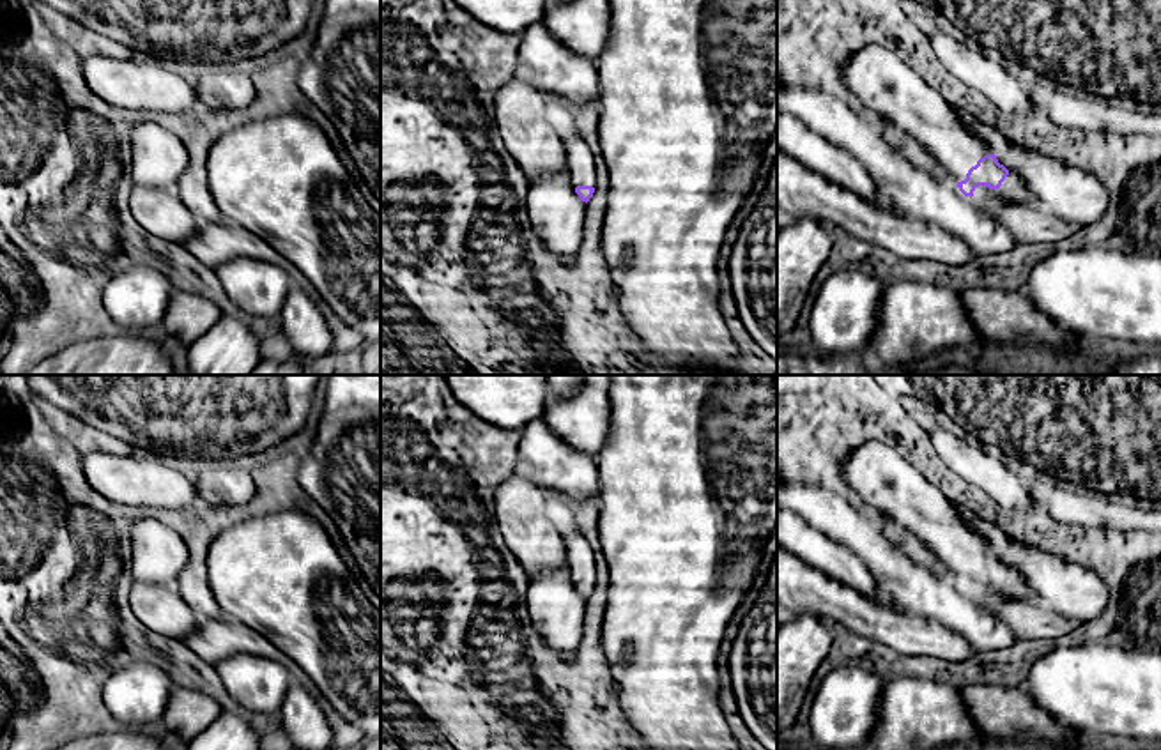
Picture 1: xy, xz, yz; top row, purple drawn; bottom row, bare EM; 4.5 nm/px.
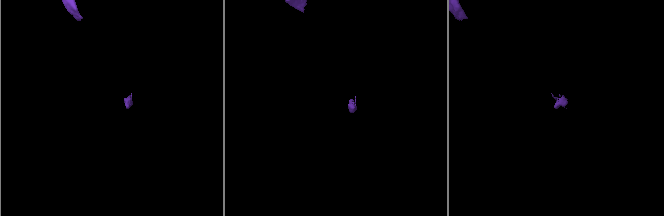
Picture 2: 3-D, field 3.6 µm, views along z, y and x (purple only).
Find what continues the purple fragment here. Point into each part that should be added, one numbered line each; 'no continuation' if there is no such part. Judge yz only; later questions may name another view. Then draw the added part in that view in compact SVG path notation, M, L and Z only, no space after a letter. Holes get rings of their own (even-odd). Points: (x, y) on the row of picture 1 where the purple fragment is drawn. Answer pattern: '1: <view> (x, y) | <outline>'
1: yz (885, 84) | M864 46L841 67L844 85L860 97L876 122L892 122L917 140L961 182L991 149L972 134L947 101L922 81L906 60L881 46Z
2: yz (1013, 188) | M1012 172L1005 177L998 189L989 189L986 186L979 186L973 191L972 200L982 203L986 200L1003 200L1003 202L1025 202L1032 200L1030 191L1026 189L1025 182Z

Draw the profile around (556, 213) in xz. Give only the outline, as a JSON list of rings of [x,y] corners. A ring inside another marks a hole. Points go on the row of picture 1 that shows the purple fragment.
[[[566,172],[527,184],[526,207],[534,235],[559,260],[577,264],[586,202],[575,193]]]

